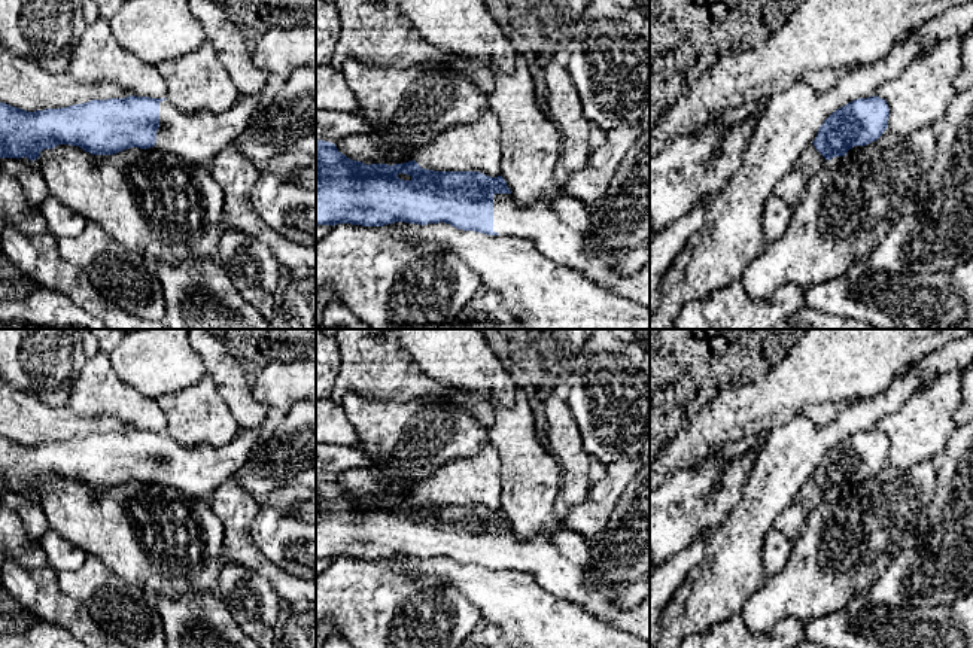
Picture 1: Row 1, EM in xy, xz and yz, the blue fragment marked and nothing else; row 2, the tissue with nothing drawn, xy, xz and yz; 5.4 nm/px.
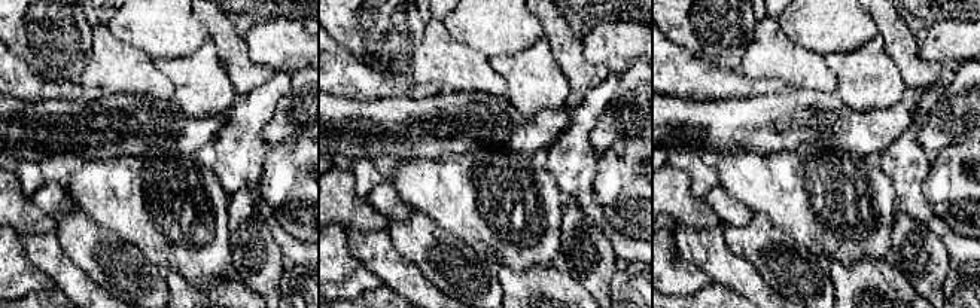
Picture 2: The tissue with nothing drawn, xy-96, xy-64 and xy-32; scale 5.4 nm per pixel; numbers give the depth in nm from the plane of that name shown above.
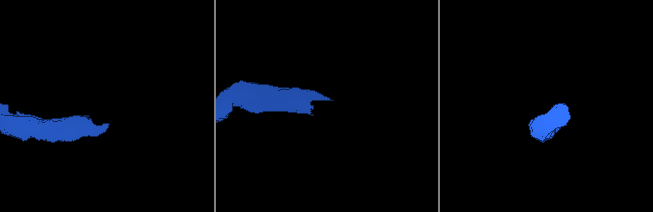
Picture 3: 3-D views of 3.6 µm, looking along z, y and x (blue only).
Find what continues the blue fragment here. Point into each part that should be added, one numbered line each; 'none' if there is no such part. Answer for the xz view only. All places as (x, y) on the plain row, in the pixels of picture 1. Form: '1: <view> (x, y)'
1: xz (561, 563)

